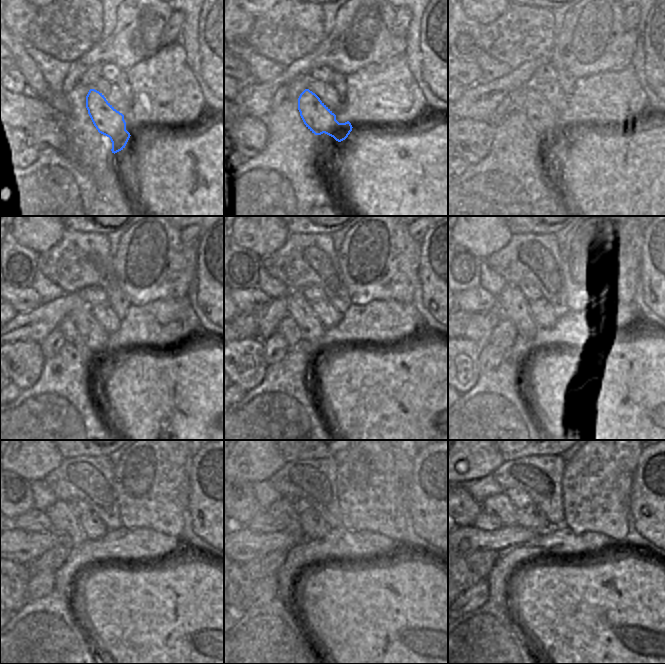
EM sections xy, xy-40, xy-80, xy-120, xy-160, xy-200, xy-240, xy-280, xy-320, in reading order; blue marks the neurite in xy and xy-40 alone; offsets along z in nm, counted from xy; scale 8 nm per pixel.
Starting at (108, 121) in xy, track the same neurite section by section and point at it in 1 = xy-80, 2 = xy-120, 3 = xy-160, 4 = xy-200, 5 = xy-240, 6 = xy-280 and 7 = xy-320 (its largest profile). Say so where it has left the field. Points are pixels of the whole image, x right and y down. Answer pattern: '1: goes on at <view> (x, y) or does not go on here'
1: goes on at xy-80 (544, 120)
2: goes on at xy-120 (95, 339)
3: goes on at xy-160 (311, 329)
4: goes on at xy-200 (512, 303)
5: goes on at xy-240 (64, 523)
6: goes on at xy-280 (281, 510)
7: goes on at xy-320 (499, 505)

